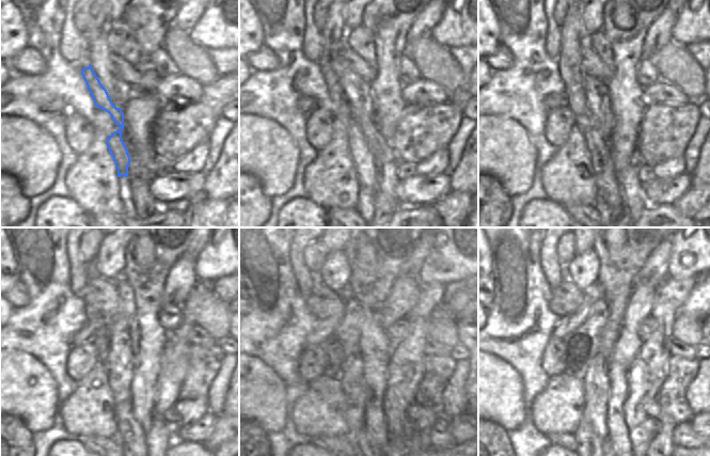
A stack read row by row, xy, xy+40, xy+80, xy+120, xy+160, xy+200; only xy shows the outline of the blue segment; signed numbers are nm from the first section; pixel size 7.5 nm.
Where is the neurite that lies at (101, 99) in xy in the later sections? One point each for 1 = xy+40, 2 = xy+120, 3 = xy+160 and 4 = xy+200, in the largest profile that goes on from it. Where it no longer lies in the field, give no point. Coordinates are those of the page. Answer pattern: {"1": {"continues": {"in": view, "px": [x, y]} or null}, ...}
{"1": {"continues": {"in": "xy+40", "px": [361, 155]}}, "2": {"continues": {"in": "xy+120", "px": [129, 429]}}, "3": {"continues": {"in": "xy+160", "px": [371, 443]}}, "4": {"continues": {"in": "xy+200", "px": [606, 444]}}}

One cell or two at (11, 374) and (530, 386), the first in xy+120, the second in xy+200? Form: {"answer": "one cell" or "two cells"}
{"answer": "two cells"}

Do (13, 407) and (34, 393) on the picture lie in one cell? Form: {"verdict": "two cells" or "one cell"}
{"verdict": "one cell"}

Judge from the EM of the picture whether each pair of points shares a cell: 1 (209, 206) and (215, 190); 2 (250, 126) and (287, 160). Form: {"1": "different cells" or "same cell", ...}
{"1": "different cells", "2": "same cell"}

